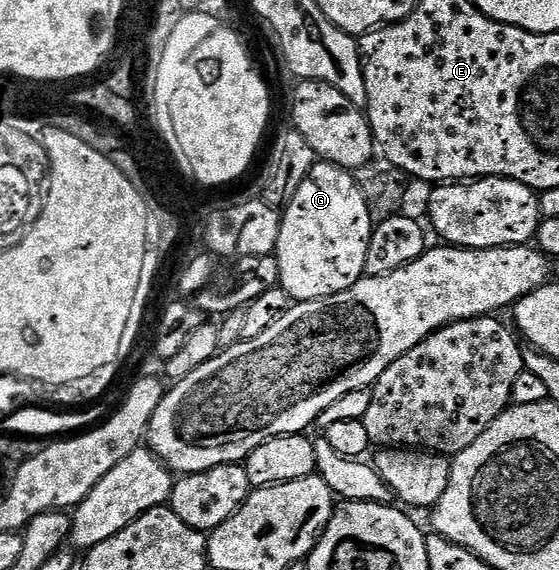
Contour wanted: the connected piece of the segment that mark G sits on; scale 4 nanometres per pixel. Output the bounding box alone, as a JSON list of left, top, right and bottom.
[273,163,372,302]

